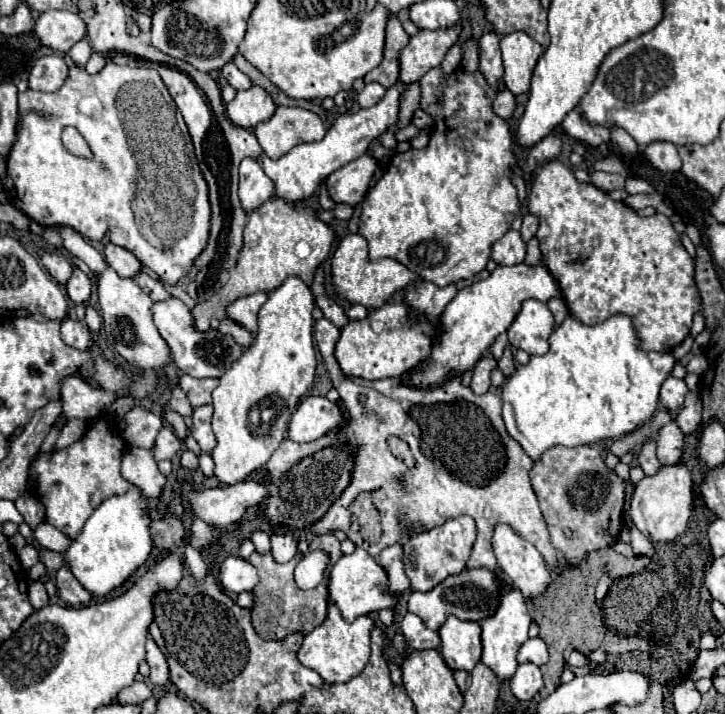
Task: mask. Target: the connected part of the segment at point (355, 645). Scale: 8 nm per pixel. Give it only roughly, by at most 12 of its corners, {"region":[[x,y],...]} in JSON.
{"region":[[335,604],[309,632],[299,662],[327,684],[369,660],[375,622],[347,622]]}

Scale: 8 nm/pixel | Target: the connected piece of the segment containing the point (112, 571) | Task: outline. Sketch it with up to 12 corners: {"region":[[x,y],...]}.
{"region":[[139,488],[111,496],[63,556],[93,596],[127,582],[153,548]]}

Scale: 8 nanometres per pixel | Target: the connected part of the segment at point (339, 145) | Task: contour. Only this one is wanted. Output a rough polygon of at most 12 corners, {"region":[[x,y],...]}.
{"region":[[407,84],[357,114],[341,114],[323,140],[275,162],[261,154],[275,194],[301,202],[331,172],[363,156],[397,124]]}

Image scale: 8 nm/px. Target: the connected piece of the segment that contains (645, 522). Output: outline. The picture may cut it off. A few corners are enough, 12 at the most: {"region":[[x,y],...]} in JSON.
{"region":[[685,462],[633,488],[629,518],[651,542],[675,540],[693,514]]}

